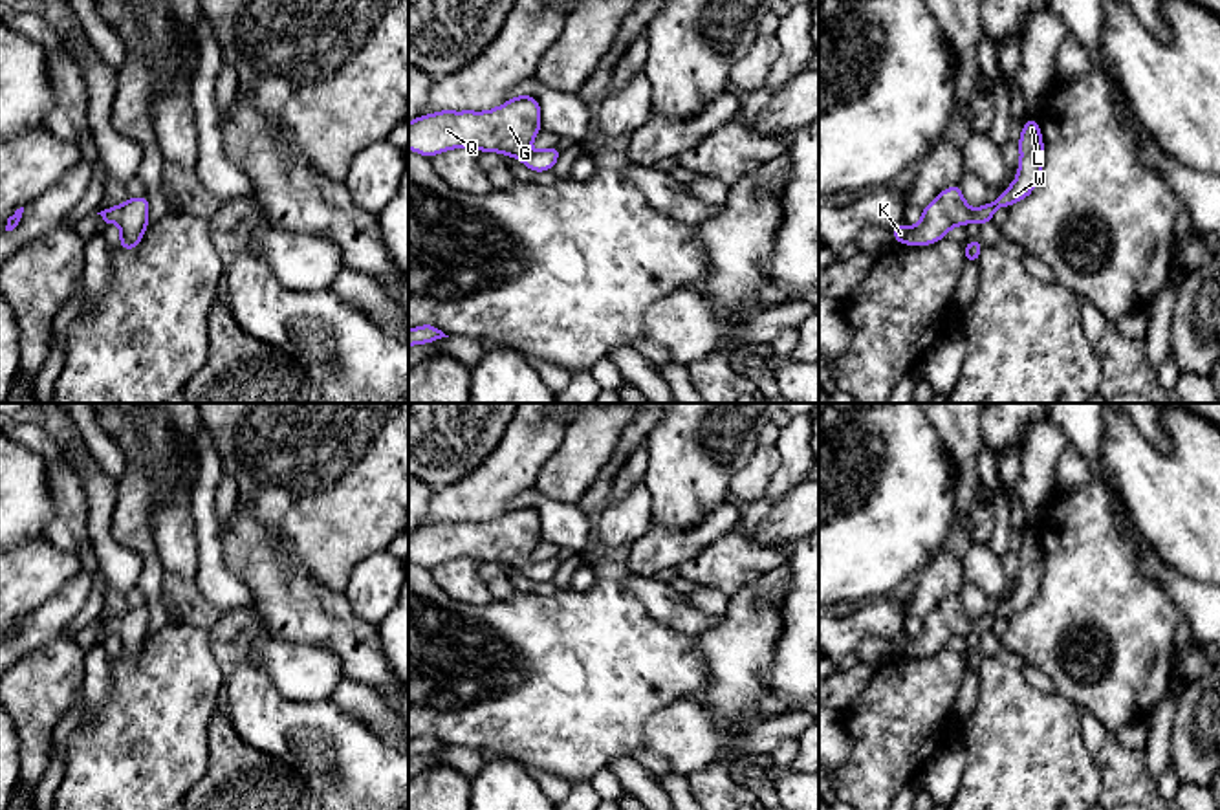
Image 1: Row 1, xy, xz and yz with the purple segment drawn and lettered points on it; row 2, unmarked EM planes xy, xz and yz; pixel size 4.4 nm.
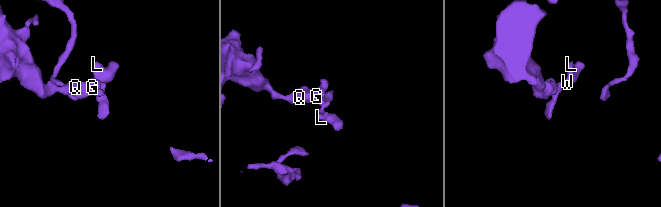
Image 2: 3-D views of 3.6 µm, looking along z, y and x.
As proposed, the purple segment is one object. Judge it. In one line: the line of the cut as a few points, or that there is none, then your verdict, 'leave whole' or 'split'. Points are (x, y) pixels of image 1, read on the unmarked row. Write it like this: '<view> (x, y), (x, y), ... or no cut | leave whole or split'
no cut | leave whole

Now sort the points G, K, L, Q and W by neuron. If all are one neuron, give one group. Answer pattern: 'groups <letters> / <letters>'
groups G K L Q W

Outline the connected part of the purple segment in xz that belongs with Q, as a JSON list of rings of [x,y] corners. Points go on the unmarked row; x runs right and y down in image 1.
[[[515,506],[487,522],[441,520],[419,526],[408,533],[408,559],[425,568],[434,568],[445,561],[469,557],[517,568],[529,581],[544,583],[555,577],[562,561],[550,557],[533,563],[529,555],[539,544],[540,513],[531,506]]]

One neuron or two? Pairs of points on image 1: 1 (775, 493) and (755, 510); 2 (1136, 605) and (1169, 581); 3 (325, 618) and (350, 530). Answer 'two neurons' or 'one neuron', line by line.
1: one neuron
2: two neurons
3: two neurons

